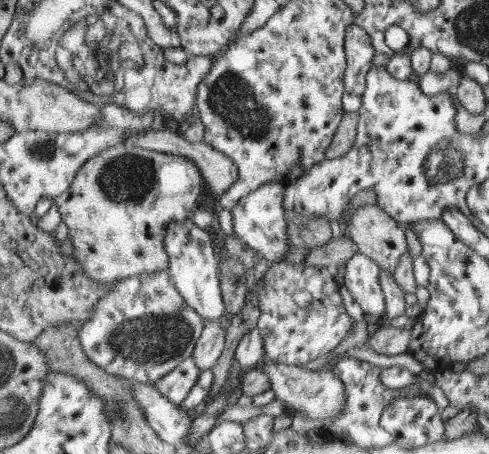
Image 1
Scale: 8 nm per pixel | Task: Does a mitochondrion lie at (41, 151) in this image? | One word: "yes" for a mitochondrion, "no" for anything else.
yes

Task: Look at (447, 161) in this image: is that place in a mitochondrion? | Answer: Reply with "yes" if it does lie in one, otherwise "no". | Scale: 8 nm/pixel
yes

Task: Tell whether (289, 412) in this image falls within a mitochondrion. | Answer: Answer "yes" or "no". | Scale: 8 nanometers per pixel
no

